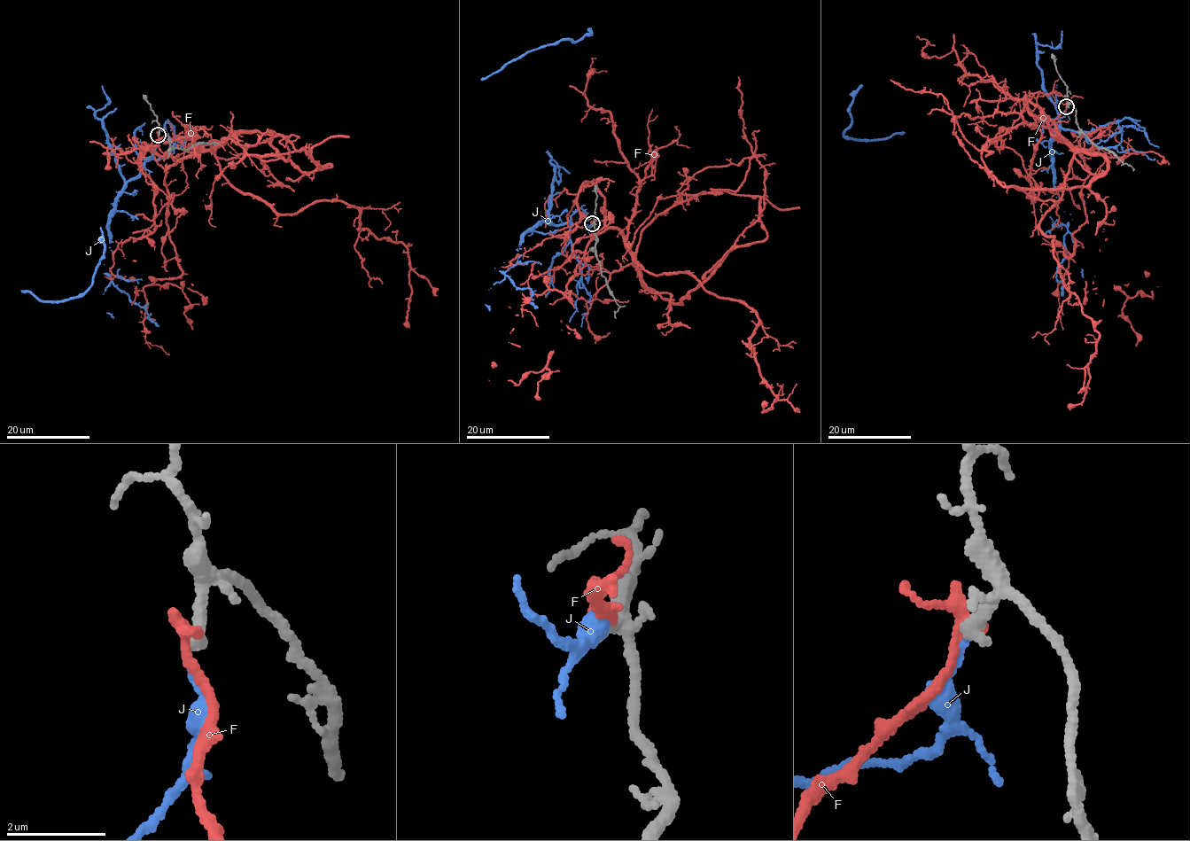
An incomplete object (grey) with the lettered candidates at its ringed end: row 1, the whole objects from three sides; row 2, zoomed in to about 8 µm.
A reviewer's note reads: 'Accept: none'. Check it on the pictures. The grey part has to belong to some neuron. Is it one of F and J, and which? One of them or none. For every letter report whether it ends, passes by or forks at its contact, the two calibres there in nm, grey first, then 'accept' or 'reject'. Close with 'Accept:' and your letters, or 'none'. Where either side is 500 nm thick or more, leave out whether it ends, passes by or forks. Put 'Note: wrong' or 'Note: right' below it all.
F: it passes by; calibres 300 and 200 nm; reject
J: it ends; calibres 280 and 110 nm; reject
Accept: none
Note: right

